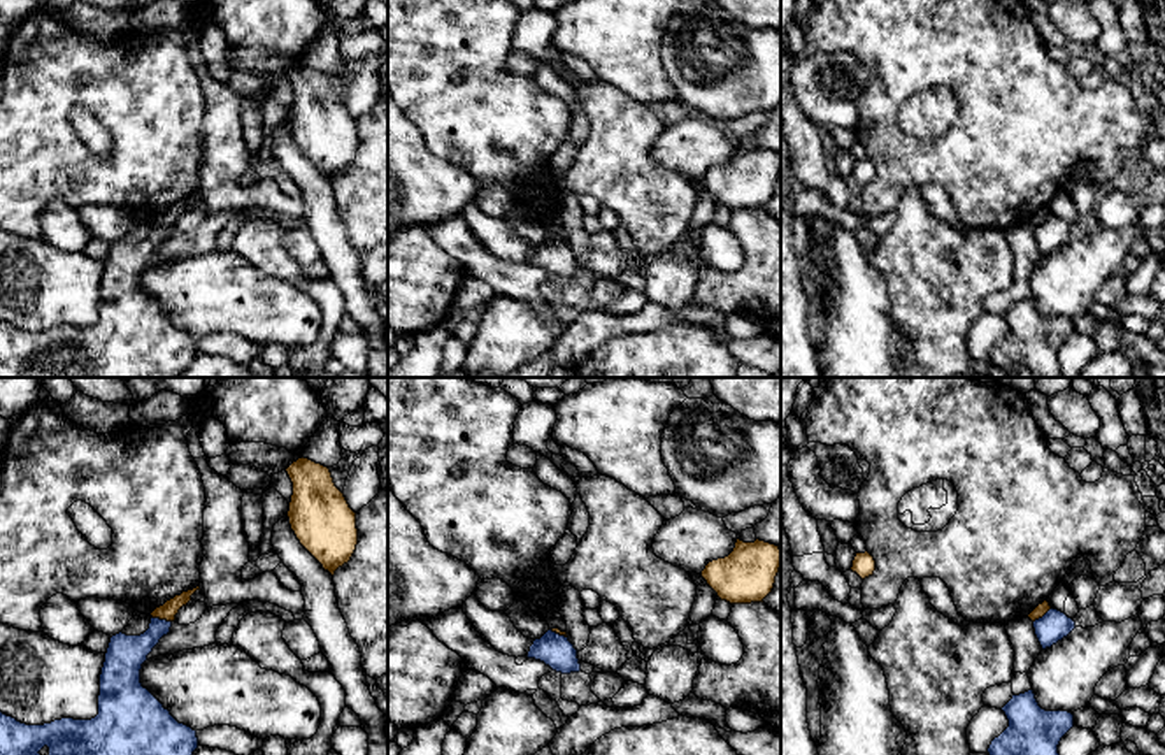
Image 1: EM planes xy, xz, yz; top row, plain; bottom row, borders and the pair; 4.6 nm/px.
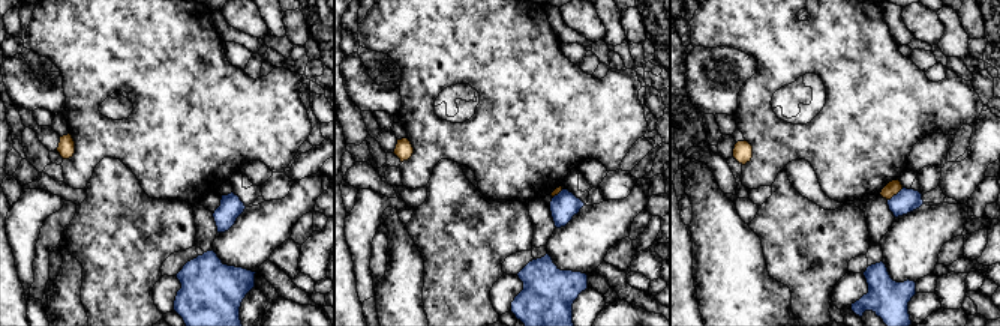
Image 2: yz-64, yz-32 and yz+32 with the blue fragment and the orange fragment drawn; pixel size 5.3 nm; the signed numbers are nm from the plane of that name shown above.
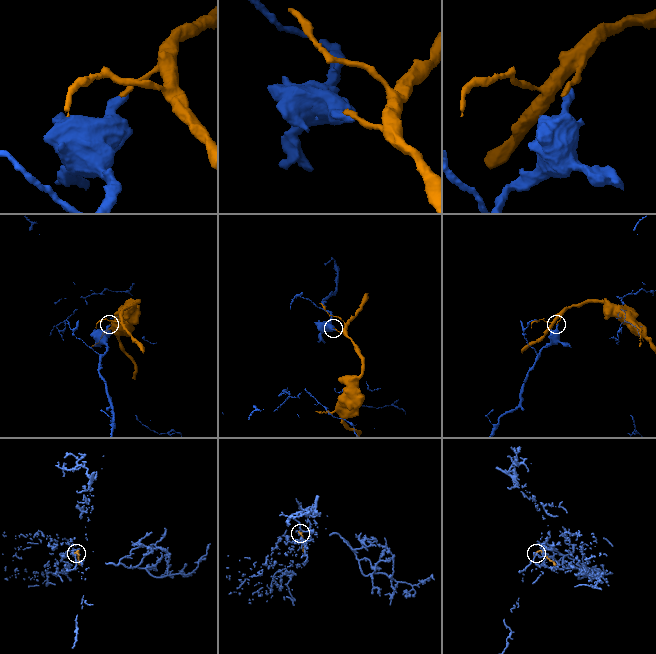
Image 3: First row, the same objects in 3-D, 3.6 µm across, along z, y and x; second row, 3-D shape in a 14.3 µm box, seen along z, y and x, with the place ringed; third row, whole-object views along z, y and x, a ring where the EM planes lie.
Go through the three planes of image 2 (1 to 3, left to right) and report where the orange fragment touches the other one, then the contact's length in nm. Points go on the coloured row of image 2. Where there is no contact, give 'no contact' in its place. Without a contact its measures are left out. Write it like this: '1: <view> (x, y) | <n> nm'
1: no contact
2: yz-32 (559, 193) | 70 nm
3: yz+32 (897, 194) | 110 nm

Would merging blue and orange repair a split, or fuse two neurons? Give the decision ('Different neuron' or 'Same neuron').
Different neuron

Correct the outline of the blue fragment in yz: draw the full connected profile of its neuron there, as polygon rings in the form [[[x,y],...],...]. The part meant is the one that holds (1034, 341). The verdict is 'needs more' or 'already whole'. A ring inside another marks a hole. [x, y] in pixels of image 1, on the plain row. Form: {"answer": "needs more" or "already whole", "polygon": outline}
{"answer": "already whole", "polygon": [[[1033,297],[1012,302],[1002,318],[1009,334],[991,348],[990,363],[1004,369],[1009,378],[1019,367],[1033,378],[1061,378],[1058,351],[1074,334],[1074,321],[1042,316]]]}

